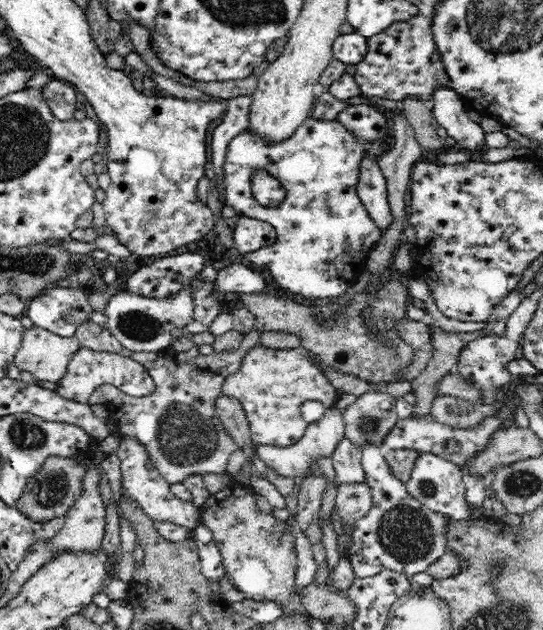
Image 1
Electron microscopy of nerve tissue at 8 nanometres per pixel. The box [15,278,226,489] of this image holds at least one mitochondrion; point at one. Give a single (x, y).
(184, 437)

